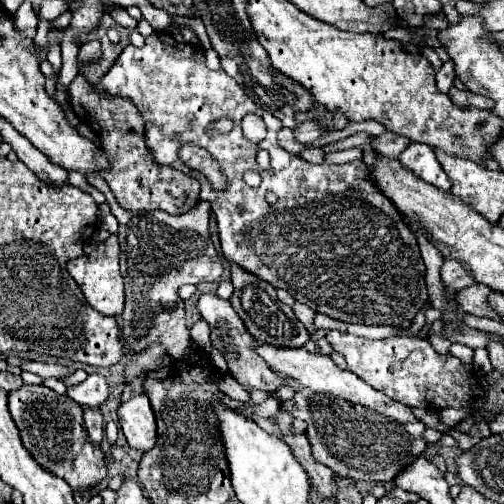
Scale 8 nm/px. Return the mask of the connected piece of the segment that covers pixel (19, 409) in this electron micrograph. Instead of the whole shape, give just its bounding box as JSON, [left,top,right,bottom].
[8,386,106,490]

